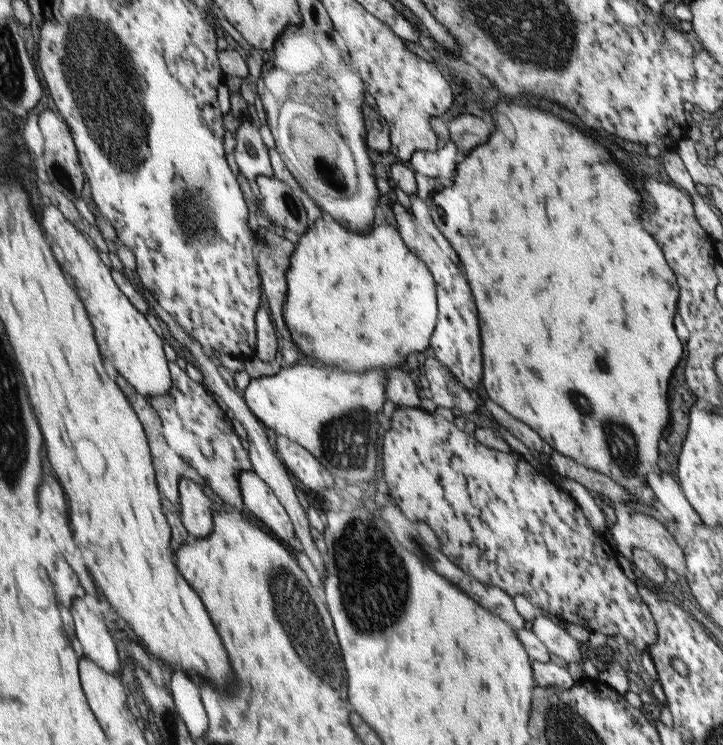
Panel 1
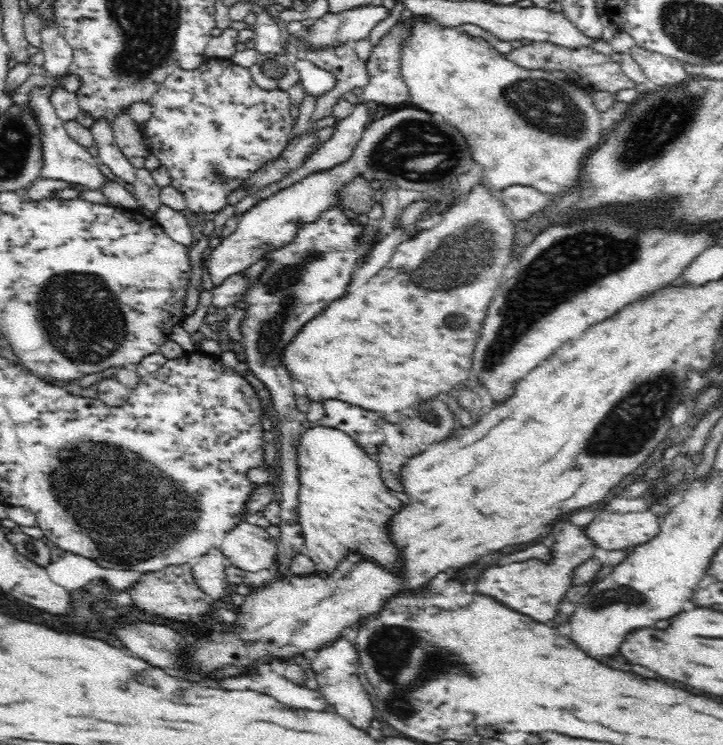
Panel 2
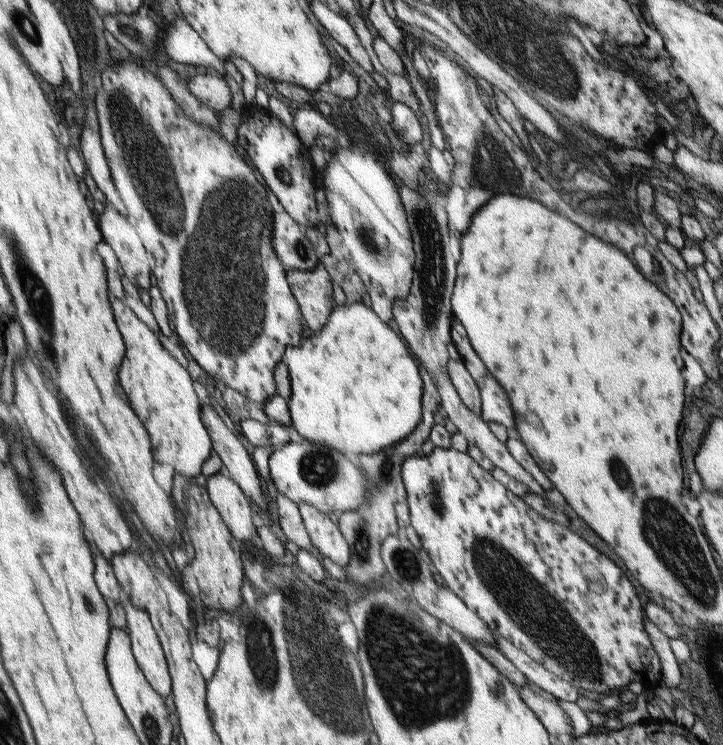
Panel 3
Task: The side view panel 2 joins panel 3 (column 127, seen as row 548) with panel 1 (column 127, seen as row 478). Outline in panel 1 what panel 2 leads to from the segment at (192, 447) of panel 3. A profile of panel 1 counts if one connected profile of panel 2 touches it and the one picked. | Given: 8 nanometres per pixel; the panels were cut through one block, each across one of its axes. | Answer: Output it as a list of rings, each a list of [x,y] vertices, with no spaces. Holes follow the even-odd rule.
[[[46,204],[46,206],[52,208],[48,208],[44,214],[44,228],[50,240],[56,240],[56,244],[60,244],[66,254],[64,268],[74,280],[78,280],[76,286],[90,308],[90,316],[94,316],[94,324],[98,328],[98,340],[102,344],[104,356],[114,362],[118,374],[126,378],[142,396],[148,398],[169,395],[173,387],[173,377],[169,369],[169,360],[164,356],[162,338],[150,328],[148,320],[122,294],[116,277],[112,274],[112,268],[102,260],[98,248],[88,242],[80,227],[75,225],[61,208],[56,205]]]

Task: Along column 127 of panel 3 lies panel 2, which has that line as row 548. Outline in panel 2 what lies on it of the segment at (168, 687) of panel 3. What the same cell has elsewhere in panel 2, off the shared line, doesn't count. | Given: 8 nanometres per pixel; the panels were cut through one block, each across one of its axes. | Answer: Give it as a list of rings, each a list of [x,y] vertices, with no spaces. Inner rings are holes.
[[[604,507],[583,529],[595,545],[608,551],[647,543],[660,525],[659,517],[650,511],[619,513]]]

